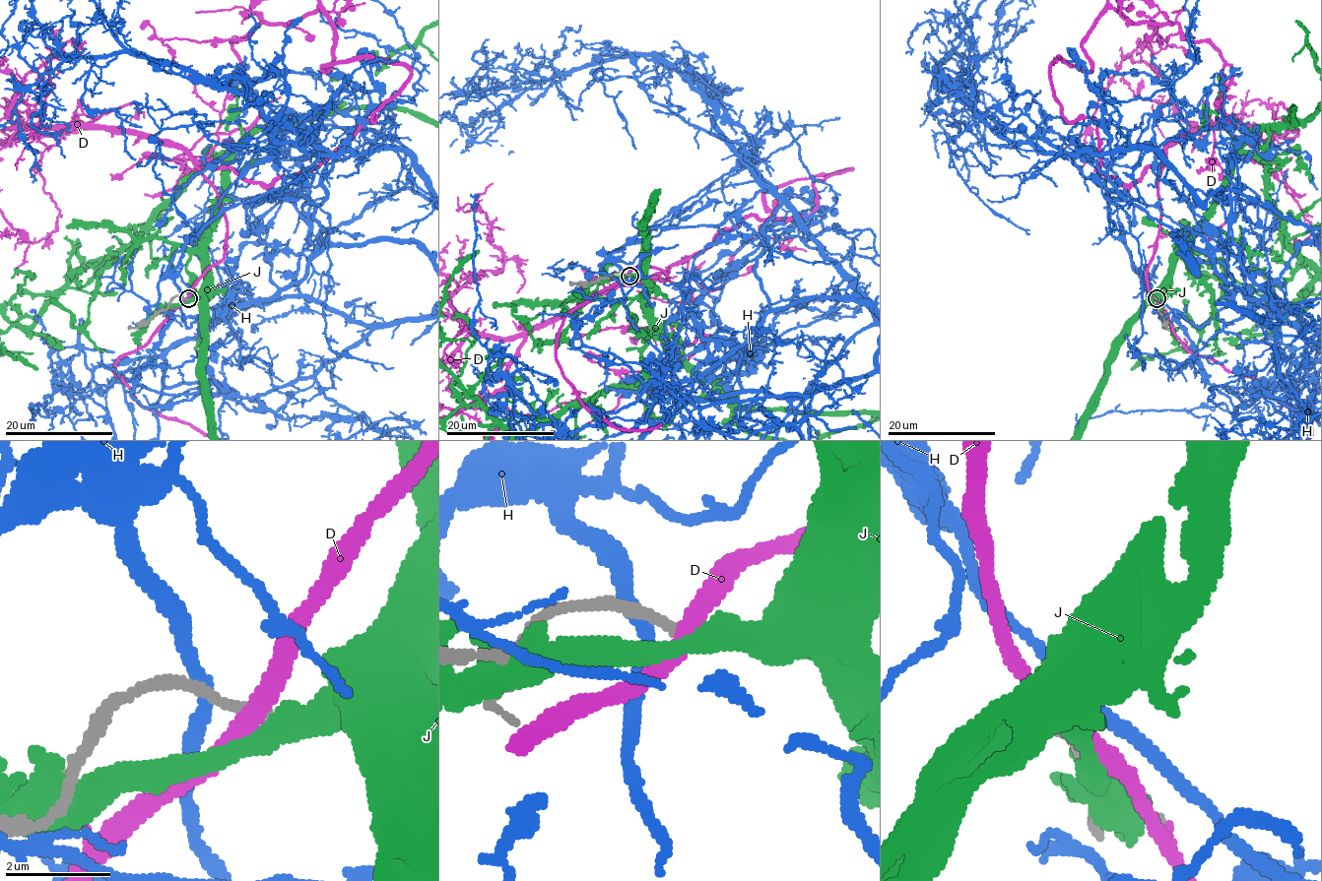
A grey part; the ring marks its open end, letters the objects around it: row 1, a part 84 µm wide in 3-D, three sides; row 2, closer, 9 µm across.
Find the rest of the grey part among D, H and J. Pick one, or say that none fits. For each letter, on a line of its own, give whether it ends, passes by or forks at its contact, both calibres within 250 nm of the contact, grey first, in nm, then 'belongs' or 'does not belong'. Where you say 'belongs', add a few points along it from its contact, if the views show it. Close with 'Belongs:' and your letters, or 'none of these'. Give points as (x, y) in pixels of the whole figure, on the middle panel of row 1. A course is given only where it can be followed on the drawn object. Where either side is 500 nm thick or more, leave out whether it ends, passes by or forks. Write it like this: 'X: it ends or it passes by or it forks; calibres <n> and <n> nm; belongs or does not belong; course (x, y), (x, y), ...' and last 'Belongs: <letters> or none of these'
D: it passes by; calibres 220 and 320 nm; does not belong
H: it passes by; calibres 190 and 240 nm; does not belong
J: it passes by; calibres 200 and 440 nm; does not belong
Belongs: none of these

